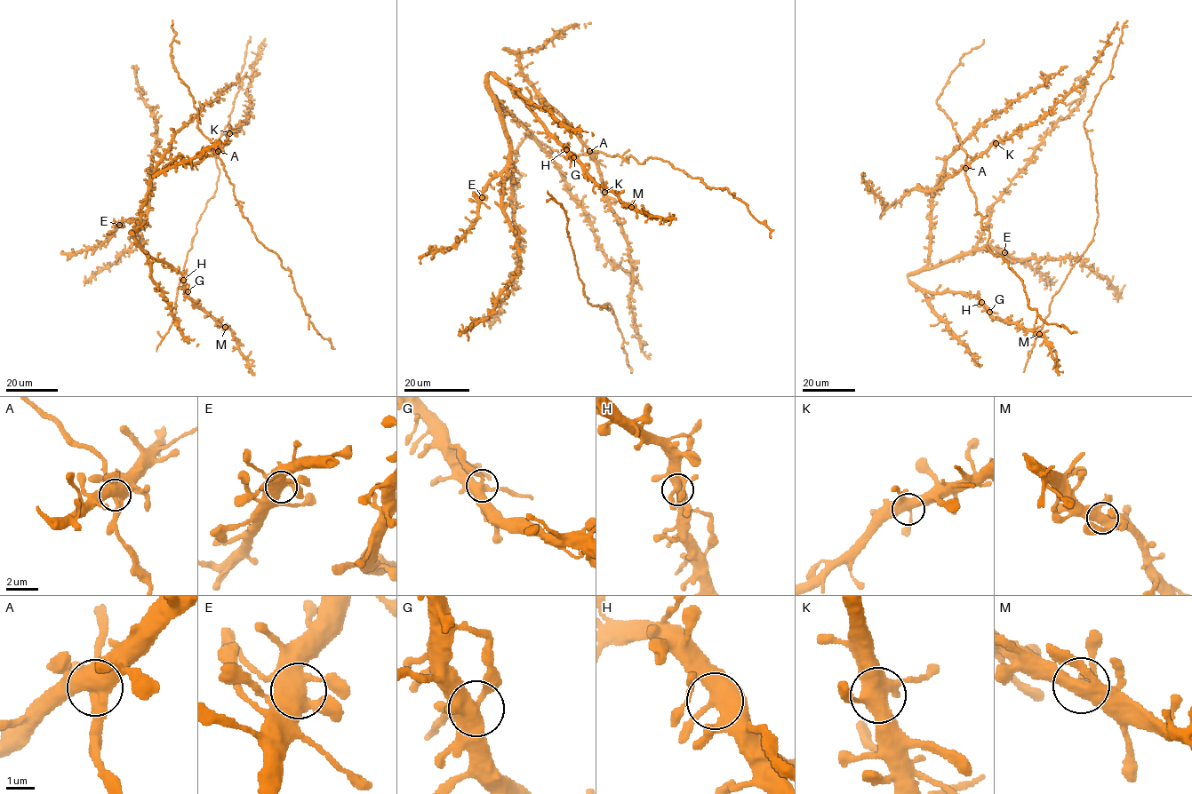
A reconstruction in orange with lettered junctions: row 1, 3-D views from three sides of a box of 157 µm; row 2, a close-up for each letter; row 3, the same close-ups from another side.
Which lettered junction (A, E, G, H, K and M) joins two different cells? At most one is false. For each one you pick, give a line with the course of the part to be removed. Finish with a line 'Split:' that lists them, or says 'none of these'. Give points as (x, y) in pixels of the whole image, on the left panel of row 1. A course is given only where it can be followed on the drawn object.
A: Course of the part to remove: (219, 151), (242, 214), (255, 237), (275, 251), (290, 272), (309, 321), (332, 348)
Split: A

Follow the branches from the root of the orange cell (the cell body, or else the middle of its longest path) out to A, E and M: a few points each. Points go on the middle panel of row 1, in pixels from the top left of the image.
A: (610, 202), (597, 162), (589, 152)
E: (610, 202), (600, 171), (590, 155), (550, 157), (526, 126), (495, 99), (509, 146), (508, 161), (482, 197)
M: (610, 202), (590, 155), (550, 157), (498, 105), (488, 85), (490, 72), (588, 175), (631, 207)

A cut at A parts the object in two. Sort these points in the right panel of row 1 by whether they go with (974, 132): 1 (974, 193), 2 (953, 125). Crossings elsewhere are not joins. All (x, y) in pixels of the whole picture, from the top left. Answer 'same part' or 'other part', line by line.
1: other part
2: other part

